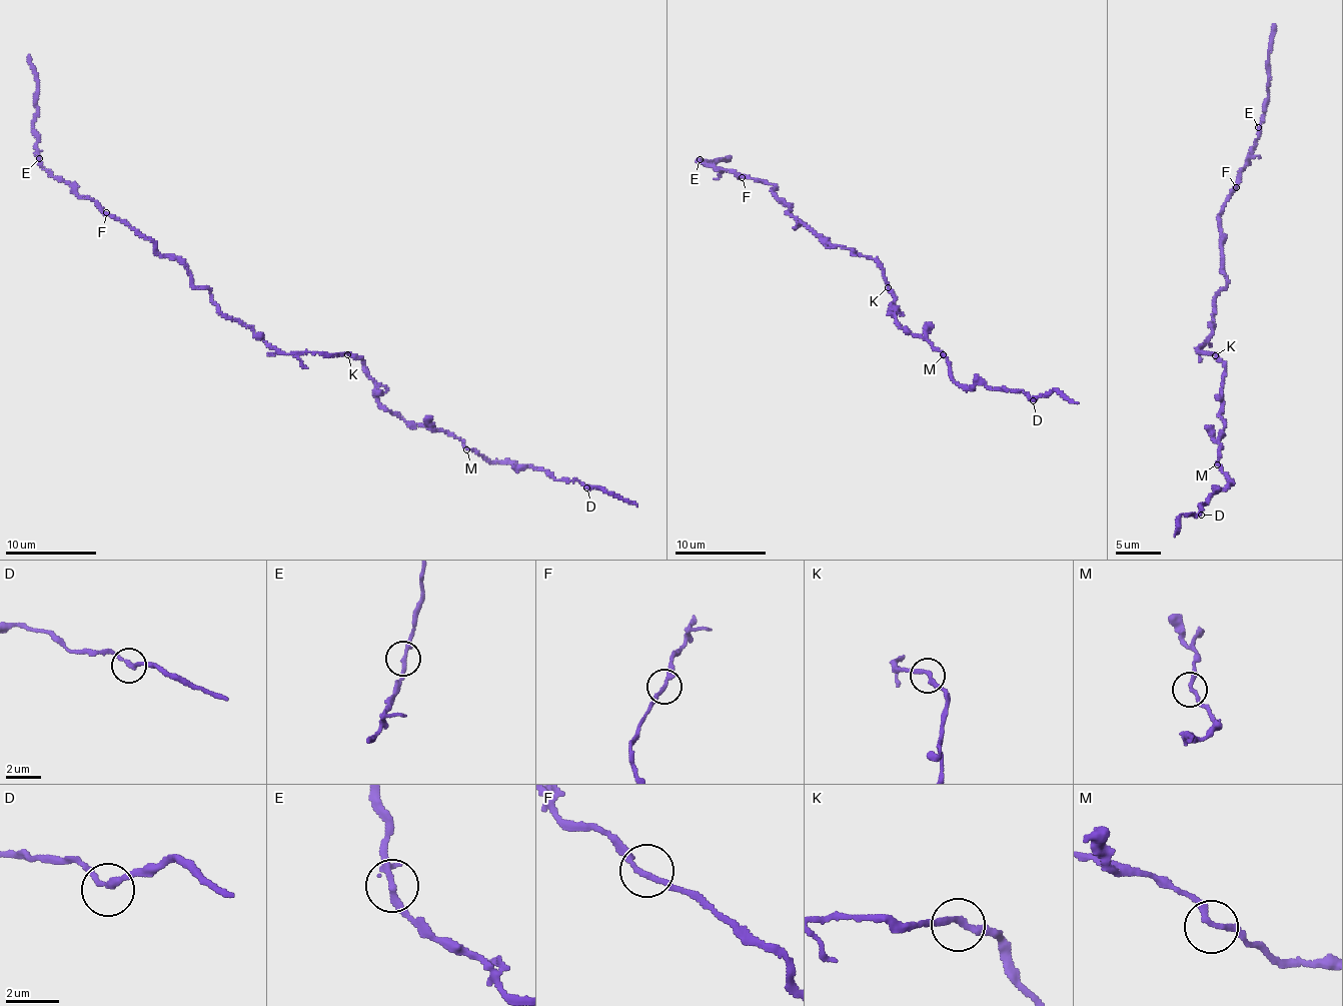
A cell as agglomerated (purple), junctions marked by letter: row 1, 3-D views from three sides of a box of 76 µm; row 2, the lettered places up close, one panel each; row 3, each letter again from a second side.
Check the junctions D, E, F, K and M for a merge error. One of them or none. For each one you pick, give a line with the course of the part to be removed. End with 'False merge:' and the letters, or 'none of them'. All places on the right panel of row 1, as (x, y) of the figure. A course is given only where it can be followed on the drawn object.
E: Course of the part to remove: (1258, 127), (1268, 97), (1269, 43), (1275, 24)
False merge: E

